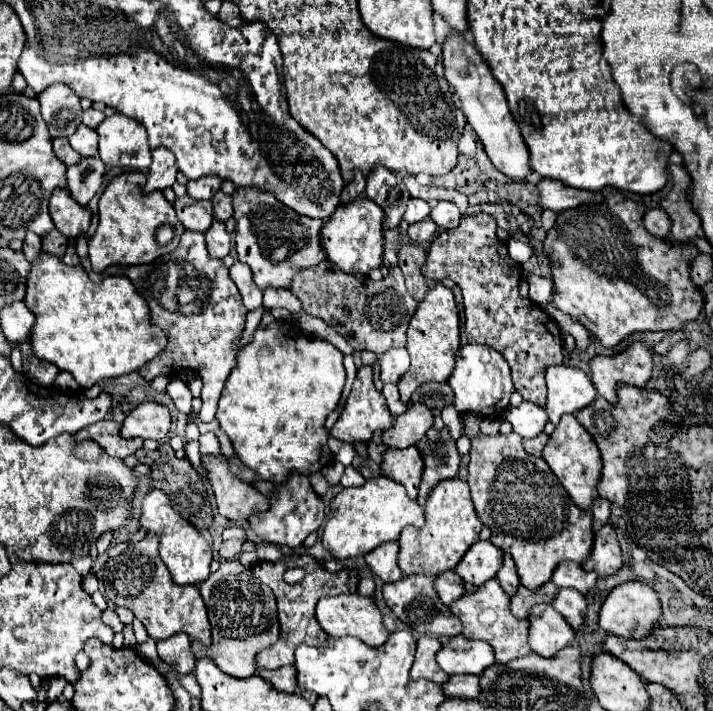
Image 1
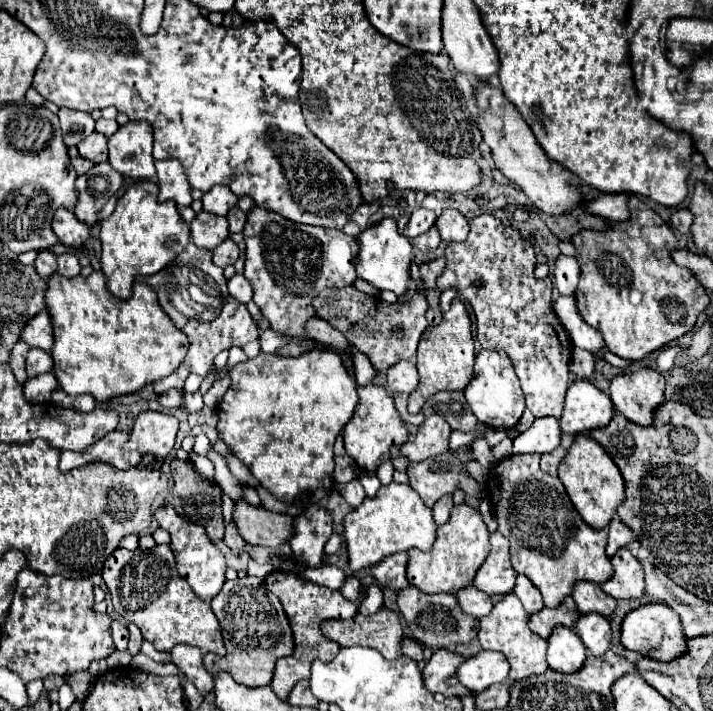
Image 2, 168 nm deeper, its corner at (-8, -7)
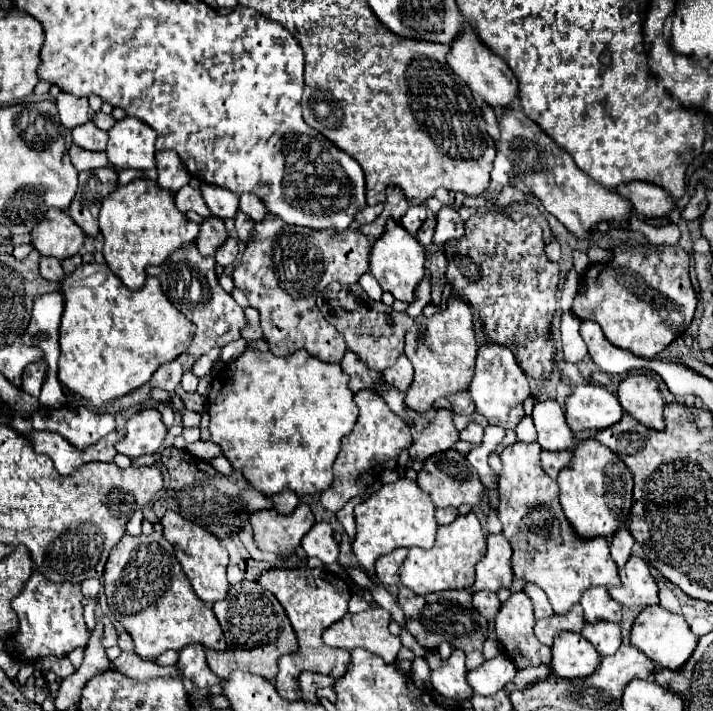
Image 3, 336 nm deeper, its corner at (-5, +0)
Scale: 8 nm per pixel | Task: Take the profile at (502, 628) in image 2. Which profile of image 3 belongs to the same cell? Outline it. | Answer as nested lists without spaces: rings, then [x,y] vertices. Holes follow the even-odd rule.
[[[514,592],[500,608],[500,612],[496,614],[496,636],[504,648],[504,652],[514,660],[514,664],[518,668],[526,668],[526,666],[538,666],[538,664],[550,664],[552,662],[552,650],[548,646],[544,646],[536,636],[534,636],[534,610],[532,610],[532,602],[528,598],[526,592]]]

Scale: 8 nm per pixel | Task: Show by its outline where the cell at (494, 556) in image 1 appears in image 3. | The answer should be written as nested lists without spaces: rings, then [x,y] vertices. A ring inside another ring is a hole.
[[[502,534],[488,536],[486,556],[476,564],[476,582],[474,592],[498,592],[512,586],[512,546]]]

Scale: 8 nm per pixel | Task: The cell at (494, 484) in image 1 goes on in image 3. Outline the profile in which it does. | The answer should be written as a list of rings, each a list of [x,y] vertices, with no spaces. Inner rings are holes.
[[[514,442],[510,446],[504,448],[504,452],[500,454],[502,460],[502,472],[500,472],[500,482],[498,482],[498,490],[500,490],[500,508],[498,508],[498,518],[504,526],[502,534],[506,536],[506,540],[512,544],[514,556],[512,556],[512,570],[518,578],[522,578],[524,582],[536,584],[540,586],[546,596],[550,598],[550,604],[554,608],[556,614],[566,614],[566,610],[570,610],[570,606],[578,604],[582,594],[588,588],[594,586],[620,586],[620,576],[616,570],[616,564],[610,556],[610,548],[608,548],[608,540],[606,538],[592,538],[592,540],[584,540],[578,538],[572,530],[572,526],[568,524],[562,506],[558,502],[558,484],[556,480],[550,480],[550,476],[542,470],[540,466],[540,452],[542,448],[538,444],[526,444],[526,442]]]

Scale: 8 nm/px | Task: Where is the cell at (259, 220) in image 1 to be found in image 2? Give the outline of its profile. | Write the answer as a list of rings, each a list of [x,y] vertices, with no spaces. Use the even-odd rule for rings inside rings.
[[[253,207],[247,213],[243,229],[247,243],[245,277],[253,285],[253,301],[261,309],[263,317],[271,321],[271,327],[285,333],[291,339],[305,339],[305,321],[315,315],[311,299],[325,287],[353,285],[357,239],[345,235],[341,229],[325,229],[303,223],[293,223],[279,213],[271,213],[265,207]]]

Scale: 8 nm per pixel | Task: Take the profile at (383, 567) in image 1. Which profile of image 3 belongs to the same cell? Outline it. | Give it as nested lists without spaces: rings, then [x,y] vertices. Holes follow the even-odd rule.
[[[396,548],[396,550],[392,550],[390,554],[380,556],[380,558],[376,560],[376,578],[380,580],[380,584],[384,584],[384,586],[394,586],[394,584],[400,582],[400,578],[398,578],[398,568],[400,568],[402,560],[406,558],[406,554],[408,554],[406,548]]]

